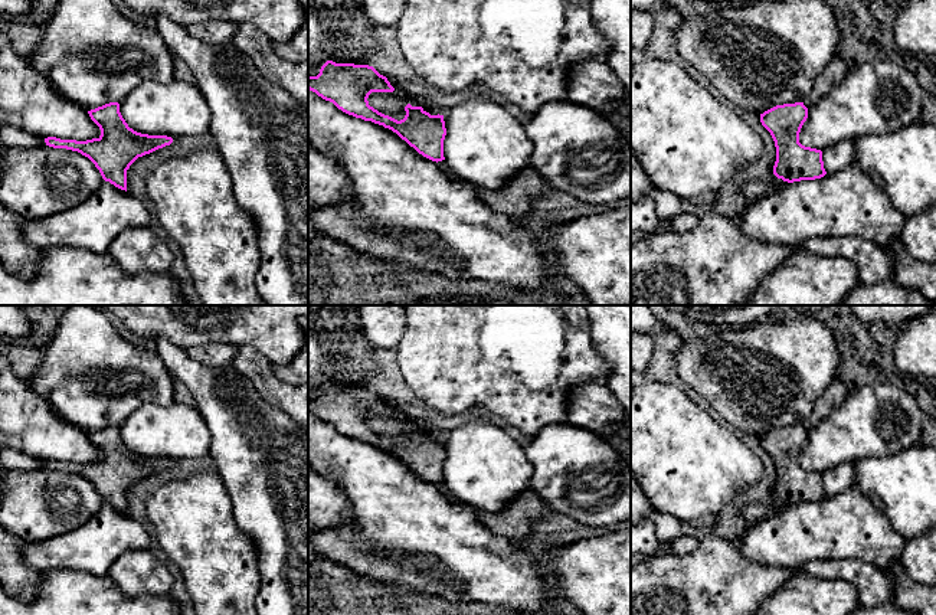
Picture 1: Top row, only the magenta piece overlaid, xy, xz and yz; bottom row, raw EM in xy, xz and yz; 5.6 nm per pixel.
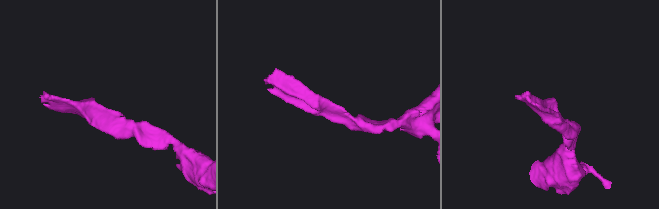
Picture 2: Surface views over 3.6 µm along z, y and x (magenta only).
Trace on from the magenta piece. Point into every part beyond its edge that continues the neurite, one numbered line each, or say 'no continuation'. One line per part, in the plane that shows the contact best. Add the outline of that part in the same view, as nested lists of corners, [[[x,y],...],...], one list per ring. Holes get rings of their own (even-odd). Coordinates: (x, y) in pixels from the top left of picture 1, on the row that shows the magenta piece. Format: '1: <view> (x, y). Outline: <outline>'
no continuation

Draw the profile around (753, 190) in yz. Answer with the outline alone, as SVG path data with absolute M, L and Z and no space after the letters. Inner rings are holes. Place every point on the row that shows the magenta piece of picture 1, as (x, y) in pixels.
M776 179L770 183L763 180L749 180L740 186L739 193L742 193L749 200L756 202L776 192L779 187L783 186L783 183L785 181L782 179Z

